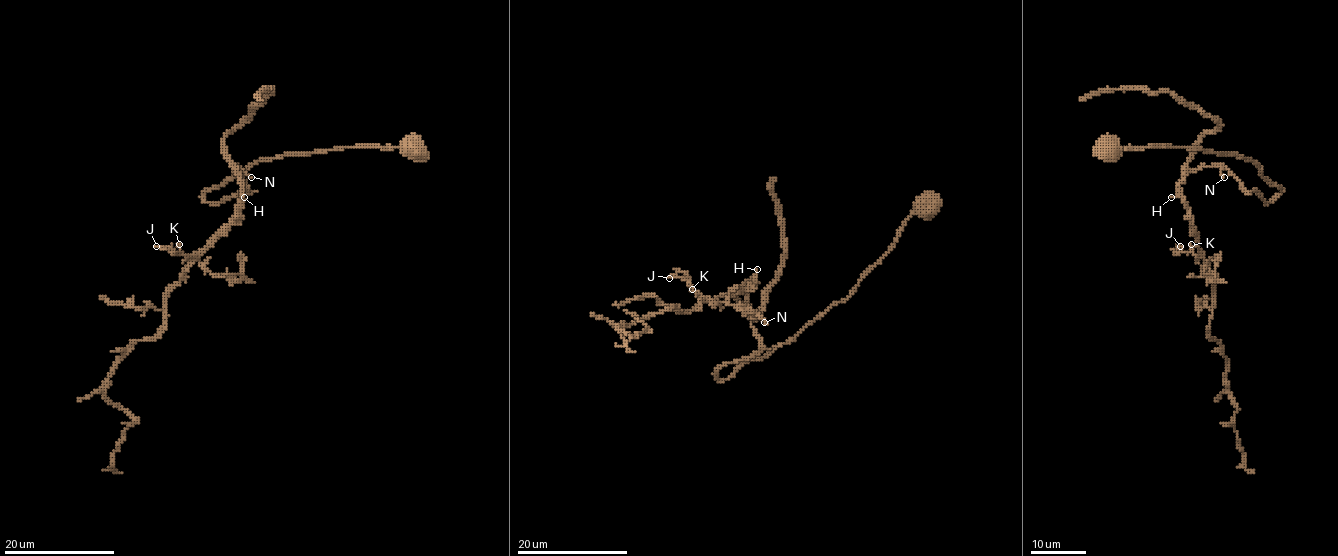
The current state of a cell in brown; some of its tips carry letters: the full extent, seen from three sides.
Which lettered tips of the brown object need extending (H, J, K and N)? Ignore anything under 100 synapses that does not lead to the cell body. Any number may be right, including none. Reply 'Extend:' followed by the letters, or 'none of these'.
Extend: none of these

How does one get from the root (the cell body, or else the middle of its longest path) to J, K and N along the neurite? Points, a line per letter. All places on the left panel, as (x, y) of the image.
J: (415, 149), (259, 159), (207, 191), (208, 203), (248, 192), (234, 166), (233, 218), (193, 254), (156, 246)
K: (415, 149), (259, 159), (207, 191), (208, 203), (248, 192), (234, 166), (233, 218), (193, 254), (179, 244)
N: (415, 149), (421, 146), (339, 146), (259, 159), (204, 199), (221, 203), (248, 192), (239, 168), (251, 177)

